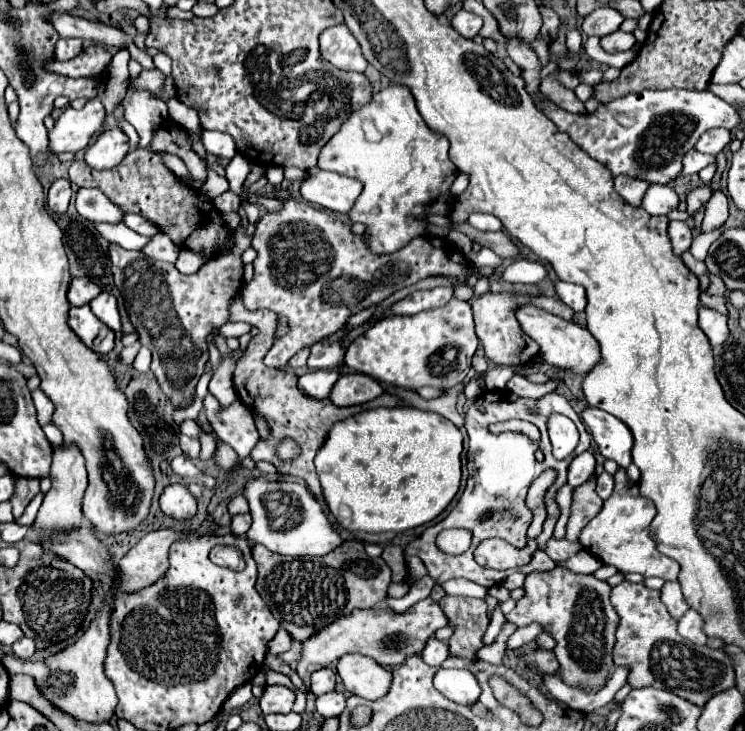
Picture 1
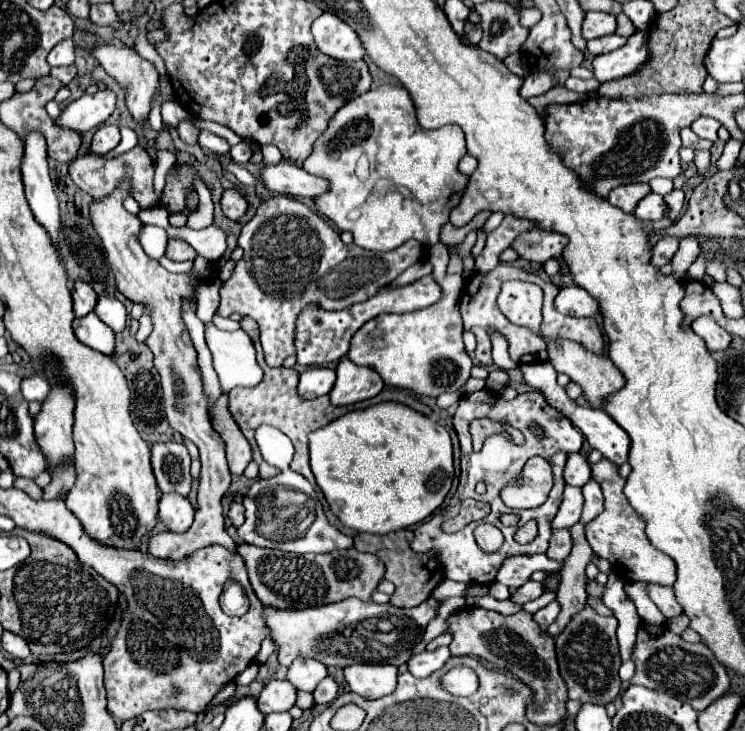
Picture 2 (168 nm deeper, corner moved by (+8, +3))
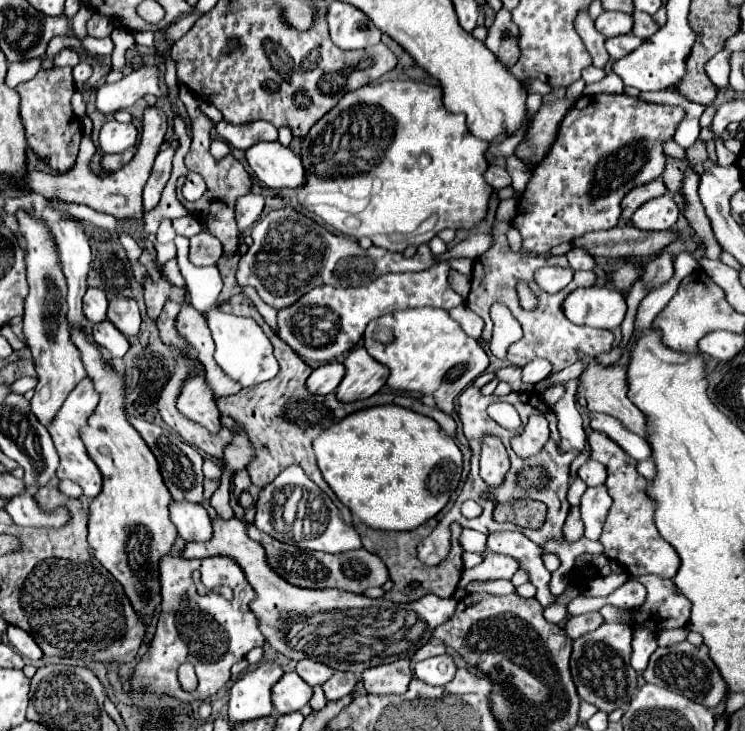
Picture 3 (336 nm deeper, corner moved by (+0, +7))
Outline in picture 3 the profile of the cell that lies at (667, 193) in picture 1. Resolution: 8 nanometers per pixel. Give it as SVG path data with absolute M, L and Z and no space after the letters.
M661 195L659 199L647 201L633 215L633 227L641 231L669 231L679 217L679 205L671 195Z

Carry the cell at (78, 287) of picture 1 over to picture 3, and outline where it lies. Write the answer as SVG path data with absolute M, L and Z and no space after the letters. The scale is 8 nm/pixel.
M87 289L83 297L83 311L91 323L101 323L107 319L107 297L101 289Z

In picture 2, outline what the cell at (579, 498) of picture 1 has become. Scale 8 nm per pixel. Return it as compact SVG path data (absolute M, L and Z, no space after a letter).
M579 521L577 525L571 527L571 539L573 539L573 549L569 553L569 557L563 563L561 573L561 585L557 591L557 601L561 605L561 611L557 615L557 619L547 627L547 633L551 637L555 637L565 625L567 619L571 619L571 615L575 611L581 611L587 599L585 593L585 567L591 563L593 559L593 551L589 547L589 543L585 541L585 525Z

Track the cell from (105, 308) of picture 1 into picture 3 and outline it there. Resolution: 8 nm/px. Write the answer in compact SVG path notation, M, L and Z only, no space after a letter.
M115 295L111 301L109 301L109 321L125 335L125 337L131 337L131 335L137 335L139 327L141 327L141 313L139 313L139 307L133 299L129 297L123 297L123 295Z

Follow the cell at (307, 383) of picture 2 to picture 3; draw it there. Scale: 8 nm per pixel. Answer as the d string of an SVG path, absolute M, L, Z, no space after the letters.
M325 363L317 369L307 379L307 389L315 395L327 395L337 389L345 375L345 367L341 363Z

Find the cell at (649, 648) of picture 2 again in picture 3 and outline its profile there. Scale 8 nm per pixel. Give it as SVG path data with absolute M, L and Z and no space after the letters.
M681 641L673 647L665 647L665 649L657 649L651 659L649 659L649 665L647 669L643 671L643 679L647 683L653 683L653 685L661 685L661 687L667 687L675 693L681 693L685 695L687 699L695 701L695 703L701 703L705 707L715 707L717 703L723 701L723 697L727 695L727 685L723 683L715 663L711 661L709 653L707 653L707 647L701 645L701 647L695 647L691 645L689 641Z

